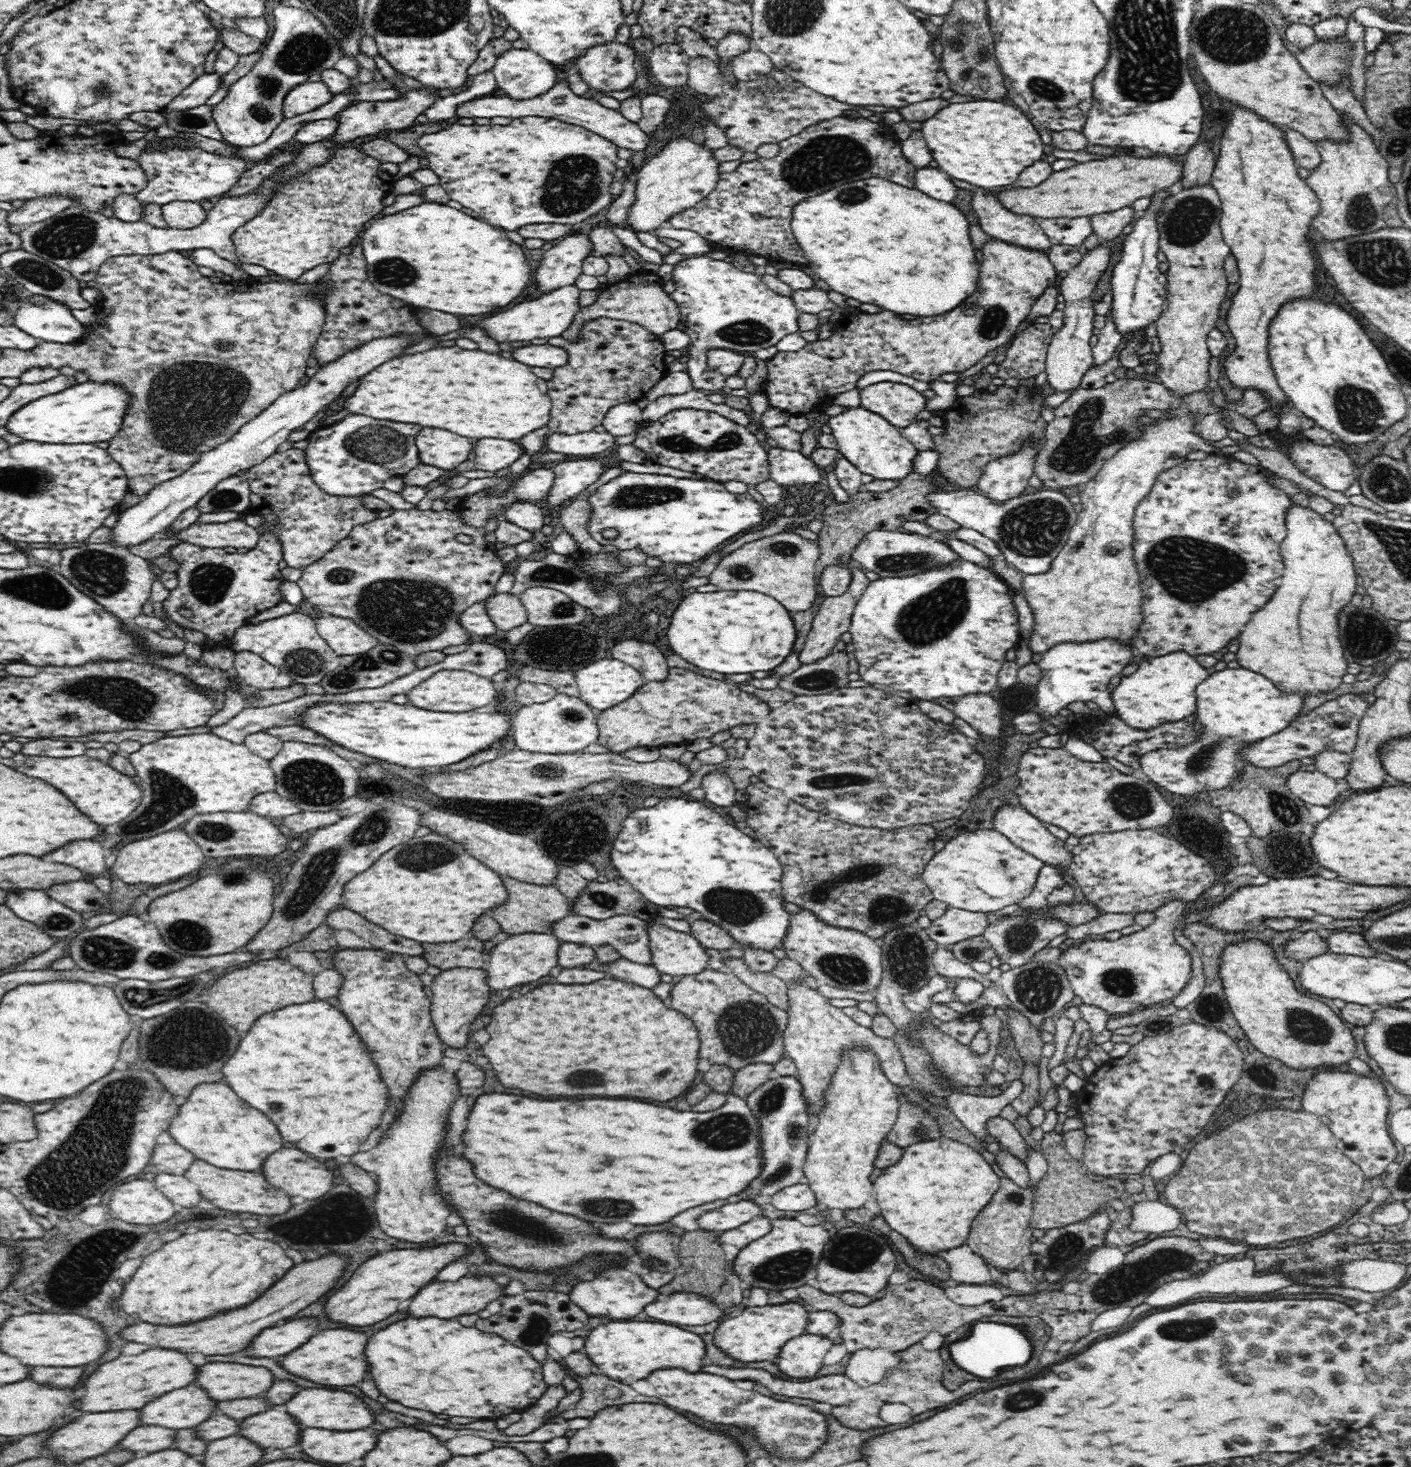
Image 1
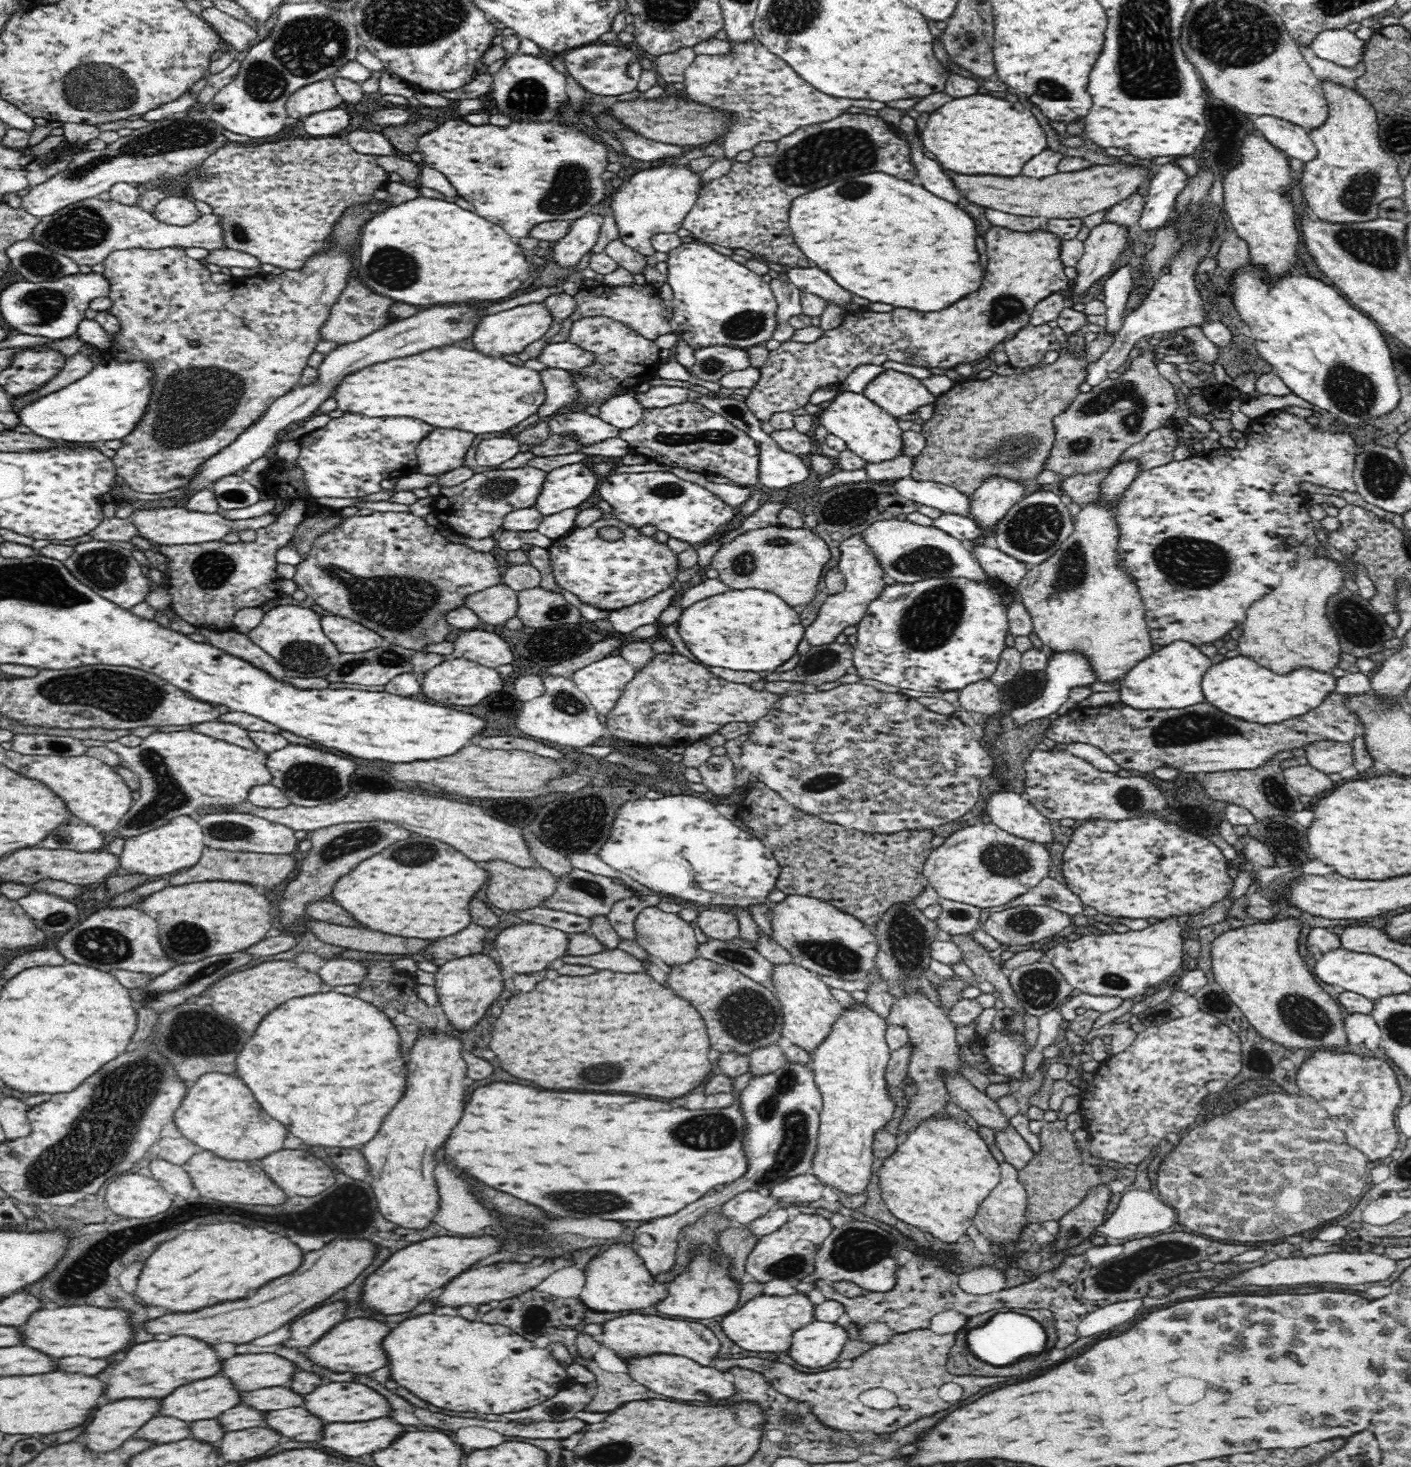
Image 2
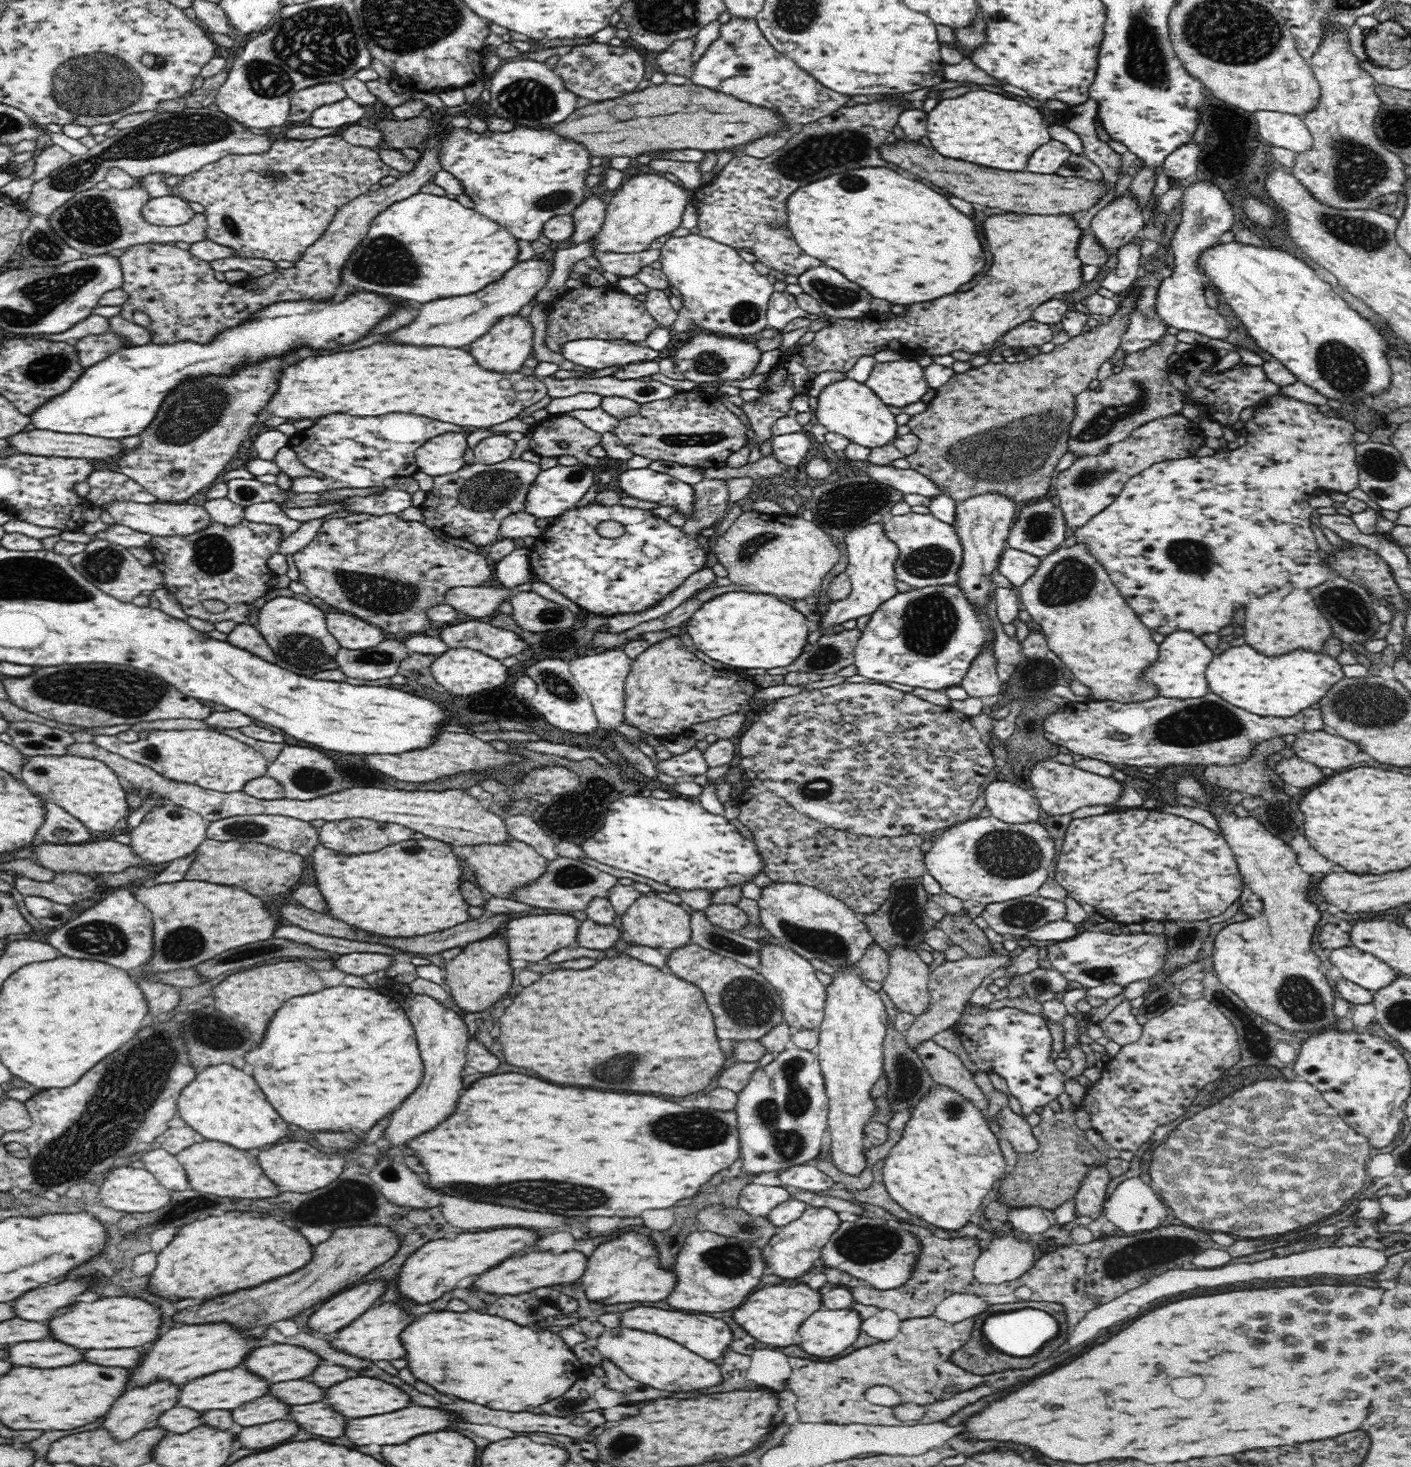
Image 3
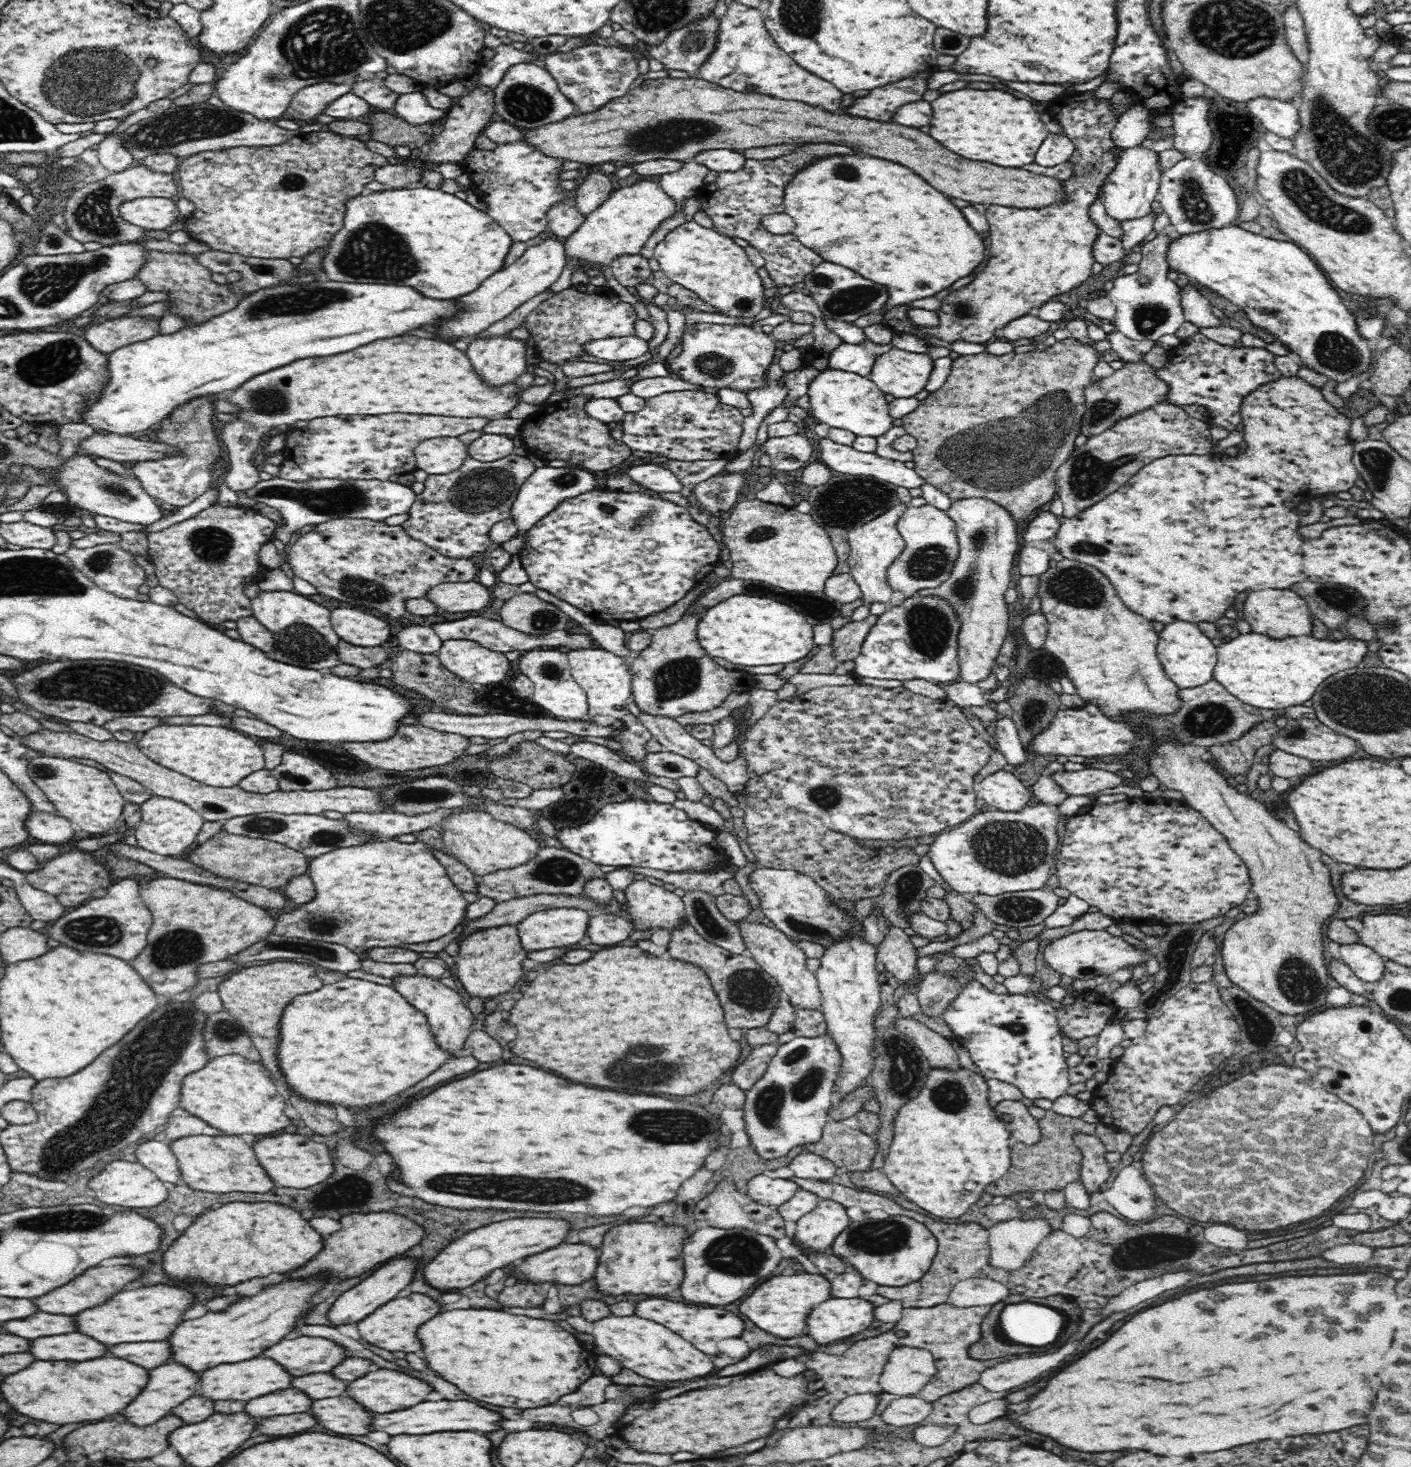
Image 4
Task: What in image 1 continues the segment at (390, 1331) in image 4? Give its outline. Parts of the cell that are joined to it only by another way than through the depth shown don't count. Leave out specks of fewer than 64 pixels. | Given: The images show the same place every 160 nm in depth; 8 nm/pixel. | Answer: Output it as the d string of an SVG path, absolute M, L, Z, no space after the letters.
M322 1330L320 1334L312 1336L304 1346L290 1352L288 1356L278 1358L279 1363L293 1376L320 1384L320 1386L350 1386L366 1378L368 1364L364 1358L364 1342L366 1334L354 1330Z

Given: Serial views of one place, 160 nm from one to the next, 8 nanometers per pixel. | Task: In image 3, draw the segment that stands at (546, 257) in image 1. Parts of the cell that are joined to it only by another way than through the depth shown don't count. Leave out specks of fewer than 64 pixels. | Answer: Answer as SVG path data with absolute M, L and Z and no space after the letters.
M593 194L586 196L582 201L581 206L571 213L574 220L574 232L569 238L570 246L588 243L588 240L604 224L607 204Z

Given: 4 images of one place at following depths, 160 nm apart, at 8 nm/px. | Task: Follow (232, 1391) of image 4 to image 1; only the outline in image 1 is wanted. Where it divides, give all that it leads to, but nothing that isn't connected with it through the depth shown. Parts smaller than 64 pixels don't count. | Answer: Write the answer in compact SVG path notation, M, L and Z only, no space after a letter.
M199 1386L178 1388L148 1402L140 1412L140 1426L148 1424L174 1430L195 1428L216 1413L216 1405Z

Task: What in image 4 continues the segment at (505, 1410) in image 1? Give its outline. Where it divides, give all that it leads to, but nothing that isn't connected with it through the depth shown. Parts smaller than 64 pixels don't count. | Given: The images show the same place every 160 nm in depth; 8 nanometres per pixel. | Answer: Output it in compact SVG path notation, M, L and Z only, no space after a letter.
M450 1310L438 1314L436 1318L420 1326L420 1342L424 1342L424 1360L430 1370L434 1370L444 1380L458 1386L462 1392L478 1402L496 1406L518 1406L534 1408L556 1402L560 1394L574 1392L582 1382L592 1376L600 1376L601 1370L594 1364L596 1355L582 1348L574 1336L558 1328L558 1324L548 1320L536 1320L528 1316L514 1316L496 1310Z

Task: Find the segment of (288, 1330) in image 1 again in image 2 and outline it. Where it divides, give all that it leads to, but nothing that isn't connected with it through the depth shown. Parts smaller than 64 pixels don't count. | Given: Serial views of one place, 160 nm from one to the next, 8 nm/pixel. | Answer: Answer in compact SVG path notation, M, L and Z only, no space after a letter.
M334 1302L330 1306L322 1306L302 1318L298 1318L296 1322L290 1324L290 1338L282 1342L282 1346L288 1348L300 1348L300 1346L310 1346L314 1344L318 1338L322 1338L332 1326L336 1326L338 1322L342 1322L344 1318L344 1302Z

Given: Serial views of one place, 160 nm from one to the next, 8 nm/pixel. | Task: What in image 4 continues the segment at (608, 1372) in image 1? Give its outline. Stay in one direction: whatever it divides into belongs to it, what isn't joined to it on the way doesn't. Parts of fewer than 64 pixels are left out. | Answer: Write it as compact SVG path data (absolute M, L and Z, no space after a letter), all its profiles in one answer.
M650 1297L637 1303L635 1314L640 1318L652 1318L654 1322L666 1324L668 1330L680 1334L684 1340L692 1342L698 1350L704 1354L718 1354L718 1342L724 1338L738 1338L744 1330L744 1322L733 1314L726 1312L724 1308L702 1306L690 1306L690 1304L682 1304L682 1302L670 1302L670 1300L660 1300L660 1298Z

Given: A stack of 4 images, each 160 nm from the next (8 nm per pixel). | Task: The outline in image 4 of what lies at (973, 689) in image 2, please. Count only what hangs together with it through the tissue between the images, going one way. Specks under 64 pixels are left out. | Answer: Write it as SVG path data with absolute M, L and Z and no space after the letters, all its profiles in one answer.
M965 498L952 501L946 513L955 522L960 549L959 558L953 565L950 577L944 583L941 583L936 589L922 590L920 594L944 598L948 604L952 605L952 610L956 612L961 623L960 633L958 633L959 680L977 684L986 680L990 672L996 668L994 662L1007 638L1010 613L1004 596L1006 590L1016 584L1016 581L1011 578L1011 570L1014 558L1020 549L1018 548L1018 527L1008 510L985 498Z

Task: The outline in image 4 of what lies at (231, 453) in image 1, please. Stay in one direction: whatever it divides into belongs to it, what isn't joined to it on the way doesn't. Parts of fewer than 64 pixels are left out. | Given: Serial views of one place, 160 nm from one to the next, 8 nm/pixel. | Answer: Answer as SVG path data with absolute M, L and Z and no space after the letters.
M544 239L542 243L527 247L524 254L516 259L516 262L496 274L492 278L484 280L482 286L466 296L462 296L456 302L464 302L464 314L460 318L448 318L448 322L440 322L436 326L436 336L448 342L456 342L460 338L472 338L480 332L484 332L492 323L506 318L510 312L514 312L516 307L530 300L534 295L542 291L548 291L551 284L554 284L560 274L562 274L565 261L565 246L557 239Z

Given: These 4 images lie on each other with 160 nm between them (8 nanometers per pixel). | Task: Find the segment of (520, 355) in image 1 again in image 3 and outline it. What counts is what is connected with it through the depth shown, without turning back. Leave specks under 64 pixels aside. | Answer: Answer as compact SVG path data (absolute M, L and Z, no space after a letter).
M580 339L566 341L563 345L562 357L578 366L593 368L594 371L646 360L658 361L660 355L659 351L628 341Z

